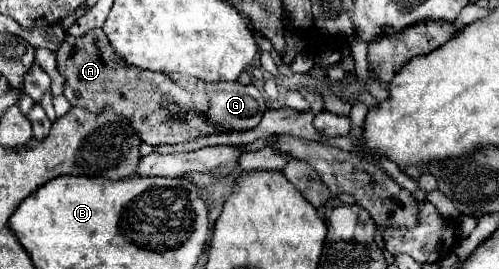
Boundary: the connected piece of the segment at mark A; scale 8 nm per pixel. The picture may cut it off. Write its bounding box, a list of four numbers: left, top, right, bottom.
[57,29,229,147]

